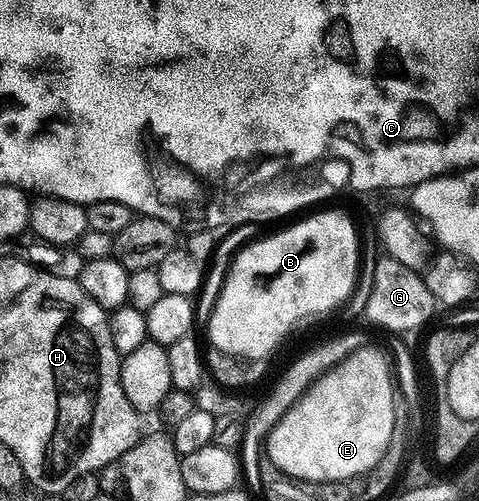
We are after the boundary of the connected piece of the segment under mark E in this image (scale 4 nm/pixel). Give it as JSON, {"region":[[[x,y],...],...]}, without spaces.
{"region":[[[364,345],[314,380],[305,394],[274,425],[267,438],[268,462],[291,479],[307,481],[328,481],[337,479],[337,475],[366,474],[369,463],[381,455],[381,447],[385,447],[385,439],[389,439],[389,423],[393,423],[395,406],[395,401],[389,398],[389,391],[394,387],[395,379],[391,371],[389,375],[389,363],[384,353],[377,347]]]}

